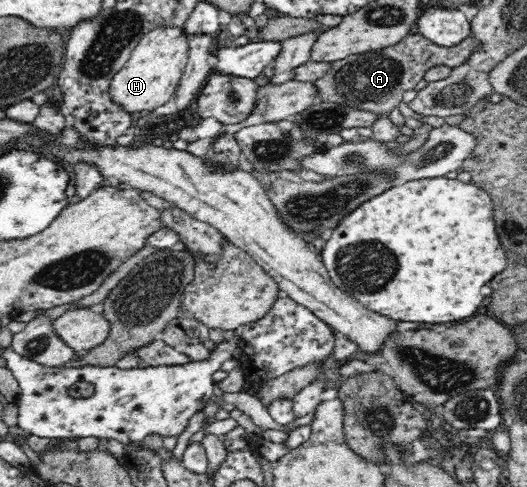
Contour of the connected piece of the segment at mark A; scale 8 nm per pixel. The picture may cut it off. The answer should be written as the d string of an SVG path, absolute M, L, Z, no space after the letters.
M421 33L408 34L393 46L363 54L350 54L343 60L330 62L324 75L312 82L320 94L317 102L333 102L376 114L376 119L370 126L373 139L391 145L400 132L389 119L389 114L402 101L403 92L413 90L416 83L424 78L425 72L434 66L447 65L453 68L462 65L477 47L478 42L472 35L459 44L443 47Z

